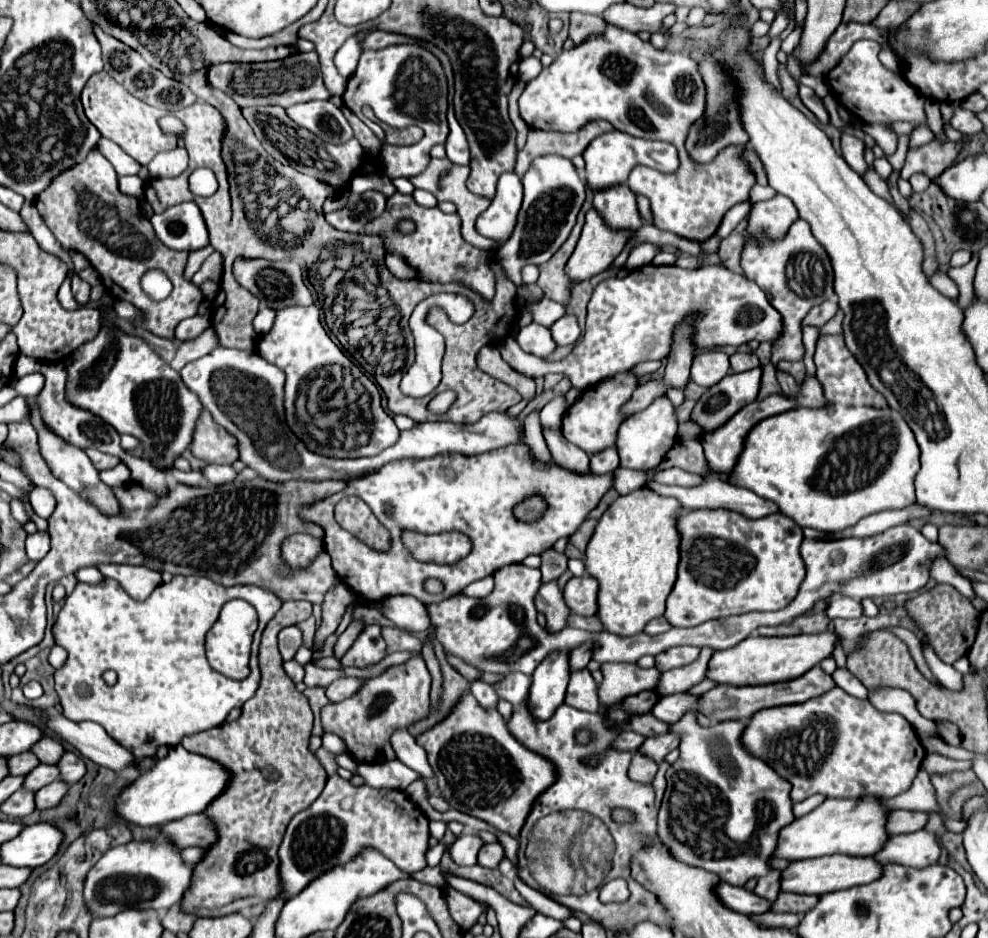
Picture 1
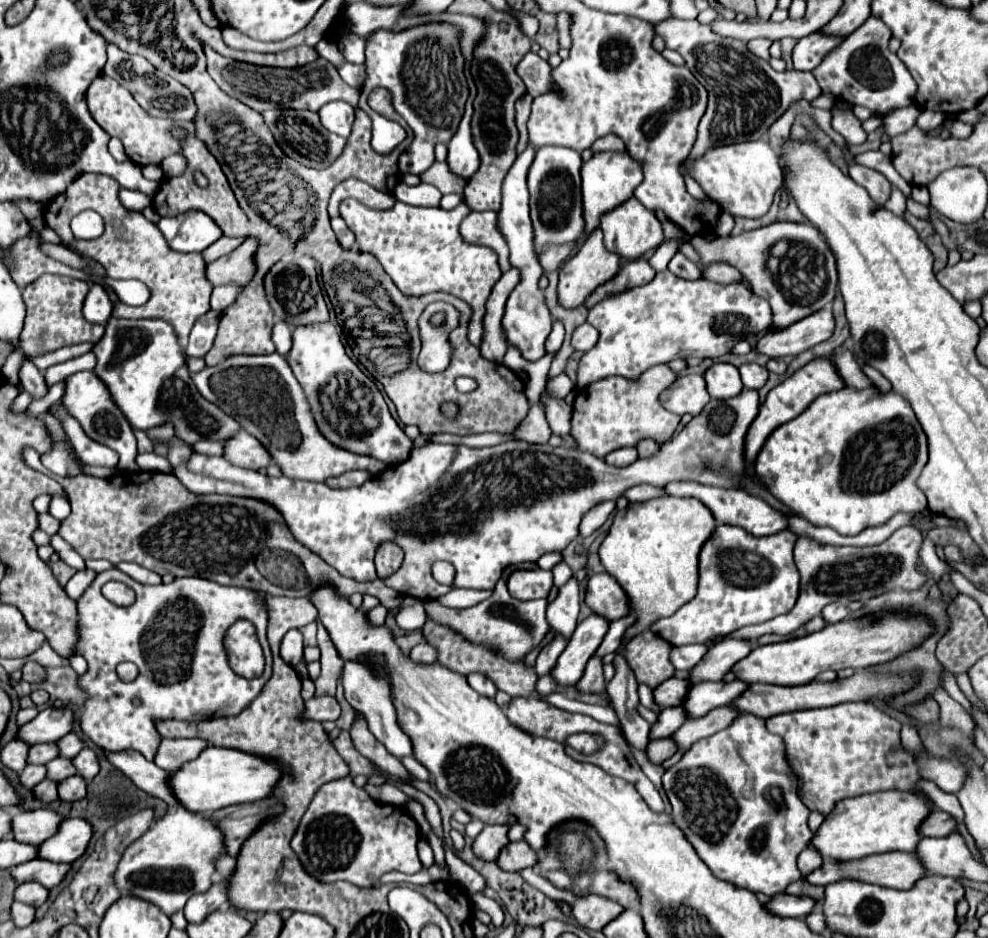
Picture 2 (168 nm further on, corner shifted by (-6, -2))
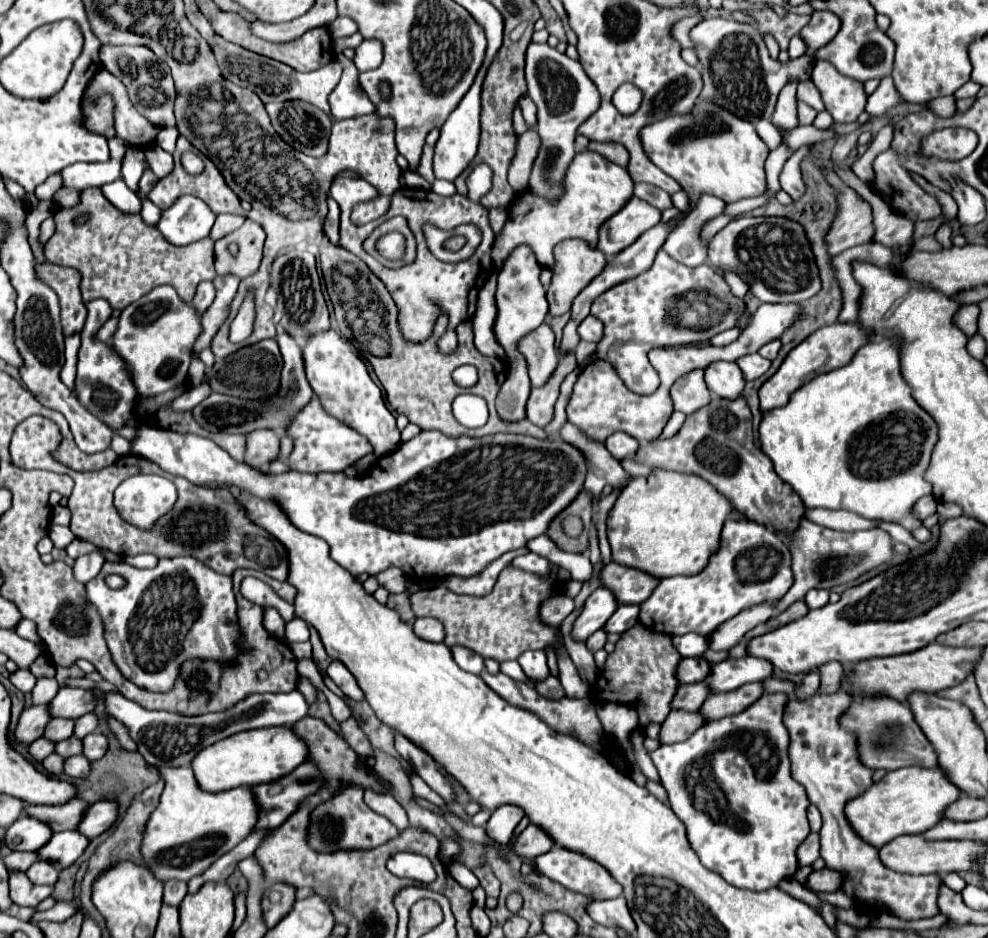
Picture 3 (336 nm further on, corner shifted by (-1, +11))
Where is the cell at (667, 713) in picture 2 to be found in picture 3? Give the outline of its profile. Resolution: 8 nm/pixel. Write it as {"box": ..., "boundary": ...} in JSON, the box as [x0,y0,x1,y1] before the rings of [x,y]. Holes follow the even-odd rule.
{"box":[674,681,712,709],"boundary":[[[706,681],[692,683],[692,685],[680,685],[674,697],[674,709],[700,709],[710,693],[712,689]]]}

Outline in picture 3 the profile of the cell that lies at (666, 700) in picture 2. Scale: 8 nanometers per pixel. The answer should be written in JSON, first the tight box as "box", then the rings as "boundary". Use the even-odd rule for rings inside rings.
{"box":[678,657,710,683],"boundary":[[[704,657],[682,659],[678,665],[678,681],[680,683],[698,683],[710,675],[710,663]]]}

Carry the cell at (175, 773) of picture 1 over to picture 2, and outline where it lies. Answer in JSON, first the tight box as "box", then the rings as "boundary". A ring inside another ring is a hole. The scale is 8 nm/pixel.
{"box":[169,746,281,814],"boundary":[[[209,746],[195,760],[185,762],[177,772],[169,776],[169,788],[175,800],[193,814],[211,814],[211,810],[219,810],[231,804],[255,802],[267,798],[279,780],[281,770],[277,762],[263,760],[259,756],[251,756],[231,748],[215,748]]]}

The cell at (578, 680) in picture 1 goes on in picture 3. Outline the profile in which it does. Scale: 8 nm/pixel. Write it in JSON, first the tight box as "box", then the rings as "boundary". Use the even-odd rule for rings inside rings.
{"box":[586,629,608,651],"boundary":[[[604,629],[594,631],[594,633],[586,639],[588,649],[590,649],[590,651],[598,651],[598,649],[602,649],[602,647],[604,647],[604,643],[606,643],[606,637],[608,637],[608,633],[606,633]]]}

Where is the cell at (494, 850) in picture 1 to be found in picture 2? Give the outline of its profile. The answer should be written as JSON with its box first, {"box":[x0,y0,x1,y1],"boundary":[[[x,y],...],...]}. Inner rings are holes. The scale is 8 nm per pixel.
{"box":[495,840,537,872],"boundary":[[[519,840],[519,842],[507,844],[507,846],[499,852],[499,856],[497,856],[495,862],[497,862],[505,872],[519,872],[519,870],[523,870],[523,868],[535,866],[537,854],[535,854],[531,848],[527,848],[527,842]]]}

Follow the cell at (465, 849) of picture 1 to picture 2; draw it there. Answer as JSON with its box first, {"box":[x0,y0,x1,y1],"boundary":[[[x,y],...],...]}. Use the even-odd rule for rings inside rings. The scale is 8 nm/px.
{"box":[473,826,509,860],"boundary":[[[485,826],[473,842],[473,854],[481,860],[495,860],[499,850],[509,842],[507,826]]]}

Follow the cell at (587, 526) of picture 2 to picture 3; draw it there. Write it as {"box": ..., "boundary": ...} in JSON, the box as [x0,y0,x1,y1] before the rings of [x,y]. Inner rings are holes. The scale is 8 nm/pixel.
{"box":[560,421,632,499],"boundary":[[[566,421],[562,425],[560,437],[562,437],[562,441],[570,443],[572,447],[576,447],[586,457],[588,473],[586,473],[584,489],[594,489],[594,493],[598,493],[598,499],[600,499],[604,485],[620,487],[632,479],[630,475],[624,473],[620,463],[614,457],[610,457],[604,443],[592,441],[586,433],[582,433],[582,429],[572,425],[570,421]],[[608,471],[610,471],[610,475],[608,475]]]}

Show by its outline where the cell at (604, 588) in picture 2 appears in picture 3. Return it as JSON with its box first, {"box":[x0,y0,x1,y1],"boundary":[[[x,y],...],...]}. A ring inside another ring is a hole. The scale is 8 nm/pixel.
{"box":[602,563,660,605],"boundary":[[[610,563],[602,569],[602,585],[614,591],[618,603],[640,605],[652,595],[658,583],[660,583],[658,577],[634,567]]]}

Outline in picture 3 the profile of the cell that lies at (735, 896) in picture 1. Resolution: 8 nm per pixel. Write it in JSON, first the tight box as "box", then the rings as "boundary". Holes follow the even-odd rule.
{"box":[808,869,844,891],"boundary":[[[820,869],[820,871],[814,871],[810,877],[808,877],[808,889],[810,891],[838,891],[842,887],[844,879],[842,879],[842,873],[840,871],[834,871],[834,869]]]}

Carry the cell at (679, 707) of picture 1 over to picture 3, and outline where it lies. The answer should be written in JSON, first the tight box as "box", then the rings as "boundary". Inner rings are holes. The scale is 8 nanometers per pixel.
{"box":[706,655,774,691],"boundary":[[[746,655],[740,659],[726,659],[712,667],[712,673],[706,681],[714,691],[734,691],[752,681],[764,681],[772,677],[774,665],[768,659]]]}

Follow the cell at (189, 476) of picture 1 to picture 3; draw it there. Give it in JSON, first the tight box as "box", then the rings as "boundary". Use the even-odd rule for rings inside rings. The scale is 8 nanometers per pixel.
{"box":[110,435,130,455],"boundary":[[[114,435],[110,449],[114,449],[118,455],[128,455],[130,453],[130,441],[120,437],[120,435]]]}

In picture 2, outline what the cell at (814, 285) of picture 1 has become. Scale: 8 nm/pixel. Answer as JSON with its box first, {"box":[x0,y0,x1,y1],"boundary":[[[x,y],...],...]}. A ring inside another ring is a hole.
{"box":[691,222,837,330],"boundary":[[[775,222],[751,232],[743,232],[739,236],[727,236],[727,238],[715,238],[707,240],[705,236],[701,238],[691,238],[693,248],[699,254],[699,262],[705,266],[709,262],[717,260],[727,260],[731,266],[735,266],[743,278],[749,282],[751,290],[759,294],[761,298],[767,298],[773,310],[773,328],[783,330],[809,314],[825,308],[837,292],[837,278],[833,274],[833,254],[829,246],[825,244],[823,236],[819,230],[811,224],[805,222]],[[787,240],[789,250],[787,254],[781,256],[779,266],[769,272],[767,262],[771,258],[771,248]]]}

